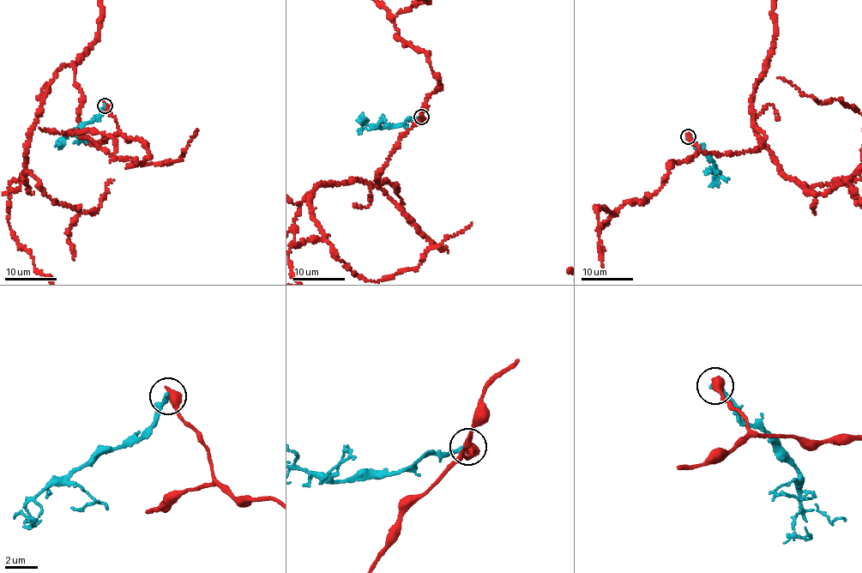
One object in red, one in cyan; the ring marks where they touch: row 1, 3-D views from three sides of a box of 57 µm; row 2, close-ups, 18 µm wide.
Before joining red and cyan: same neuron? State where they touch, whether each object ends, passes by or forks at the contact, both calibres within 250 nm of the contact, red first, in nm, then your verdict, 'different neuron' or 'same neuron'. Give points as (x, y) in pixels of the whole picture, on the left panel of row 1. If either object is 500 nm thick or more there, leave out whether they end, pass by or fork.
at (105, 105); 600 nm thick on the red side, 320 nm on the other; different neuron

